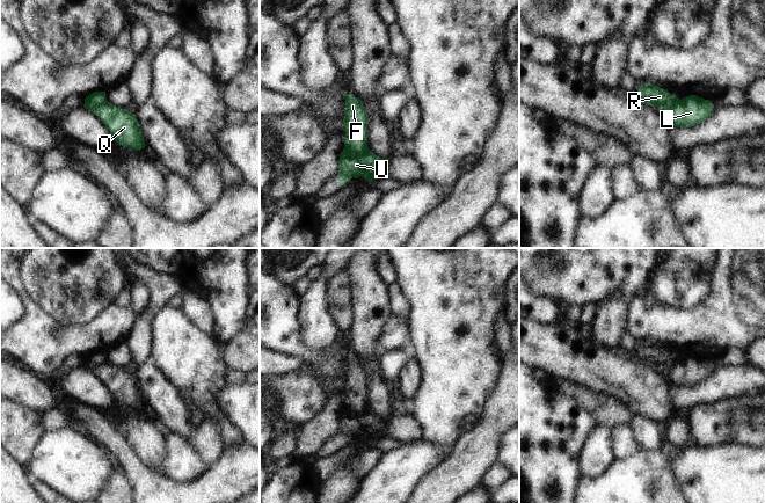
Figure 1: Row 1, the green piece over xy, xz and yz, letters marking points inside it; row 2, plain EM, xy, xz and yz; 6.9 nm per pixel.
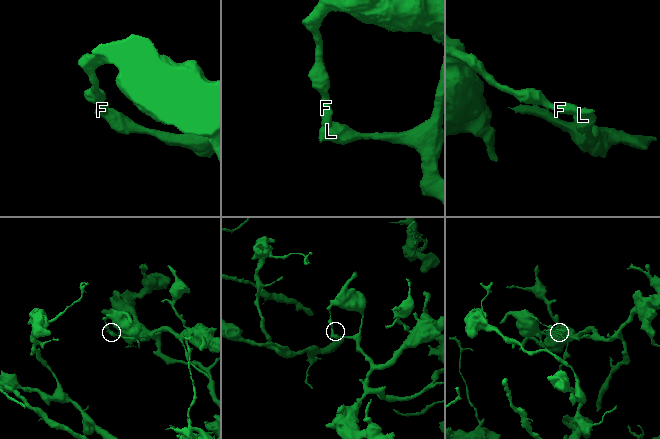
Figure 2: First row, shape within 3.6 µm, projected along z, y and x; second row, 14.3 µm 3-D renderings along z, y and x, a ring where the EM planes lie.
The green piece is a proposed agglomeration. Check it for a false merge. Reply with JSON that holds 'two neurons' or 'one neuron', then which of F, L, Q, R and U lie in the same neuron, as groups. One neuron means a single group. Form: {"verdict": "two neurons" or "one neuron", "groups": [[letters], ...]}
{"verdict": "two neurons", "groups": [["F", "R"], ["L", "Q", "U"]]}

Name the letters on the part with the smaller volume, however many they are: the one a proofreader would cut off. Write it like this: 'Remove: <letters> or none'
Remove: F, R

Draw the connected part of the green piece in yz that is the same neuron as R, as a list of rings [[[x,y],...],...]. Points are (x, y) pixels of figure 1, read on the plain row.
[[[654,343],[639,344],[638,353],[634,357],[643,363],[655,365],[665,371],[671,364],[679,360],[677,356]]]

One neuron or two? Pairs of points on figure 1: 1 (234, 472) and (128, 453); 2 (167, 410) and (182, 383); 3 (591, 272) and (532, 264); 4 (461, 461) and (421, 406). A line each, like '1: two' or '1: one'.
1: one
2: two
3: one
4: two

